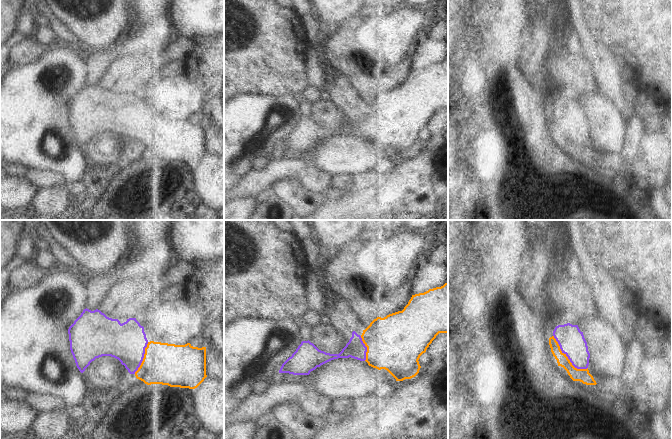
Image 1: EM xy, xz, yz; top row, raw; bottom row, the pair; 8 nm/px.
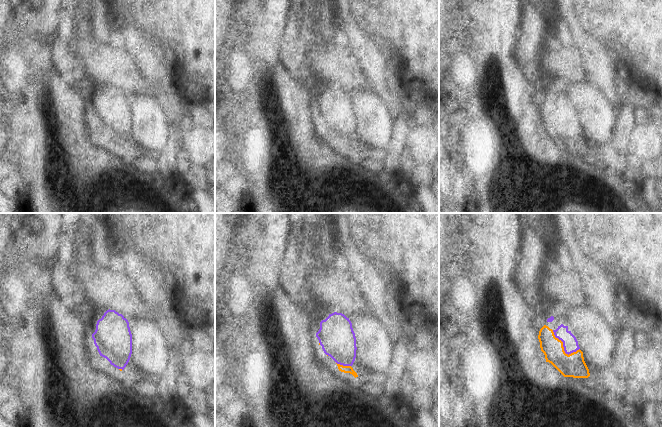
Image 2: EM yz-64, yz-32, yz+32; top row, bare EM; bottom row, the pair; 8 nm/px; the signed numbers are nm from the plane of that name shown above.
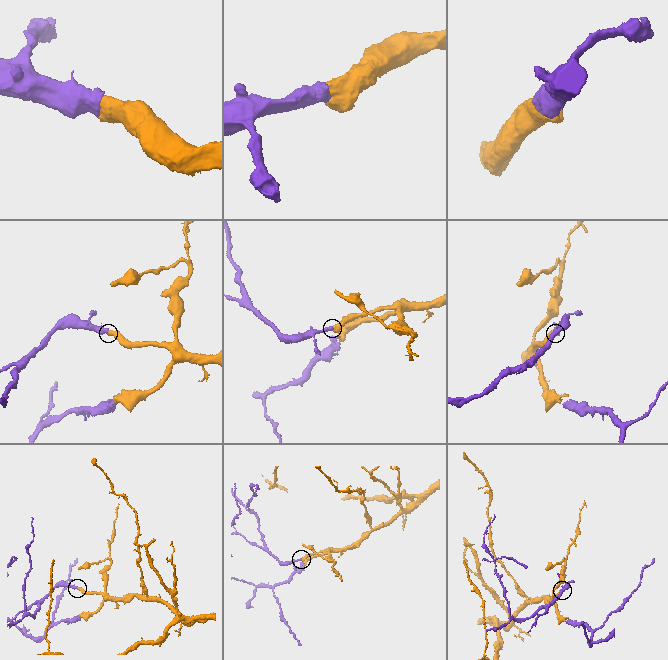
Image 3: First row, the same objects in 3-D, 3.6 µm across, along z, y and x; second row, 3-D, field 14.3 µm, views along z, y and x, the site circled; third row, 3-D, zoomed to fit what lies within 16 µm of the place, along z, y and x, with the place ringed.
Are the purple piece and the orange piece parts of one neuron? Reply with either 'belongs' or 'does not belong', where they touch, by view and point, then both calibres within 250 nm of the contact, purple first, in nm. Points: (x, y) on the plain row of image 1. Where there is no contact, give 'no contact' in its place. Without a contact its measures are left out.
belongs | yz (567, 132) | 220/110 nm

